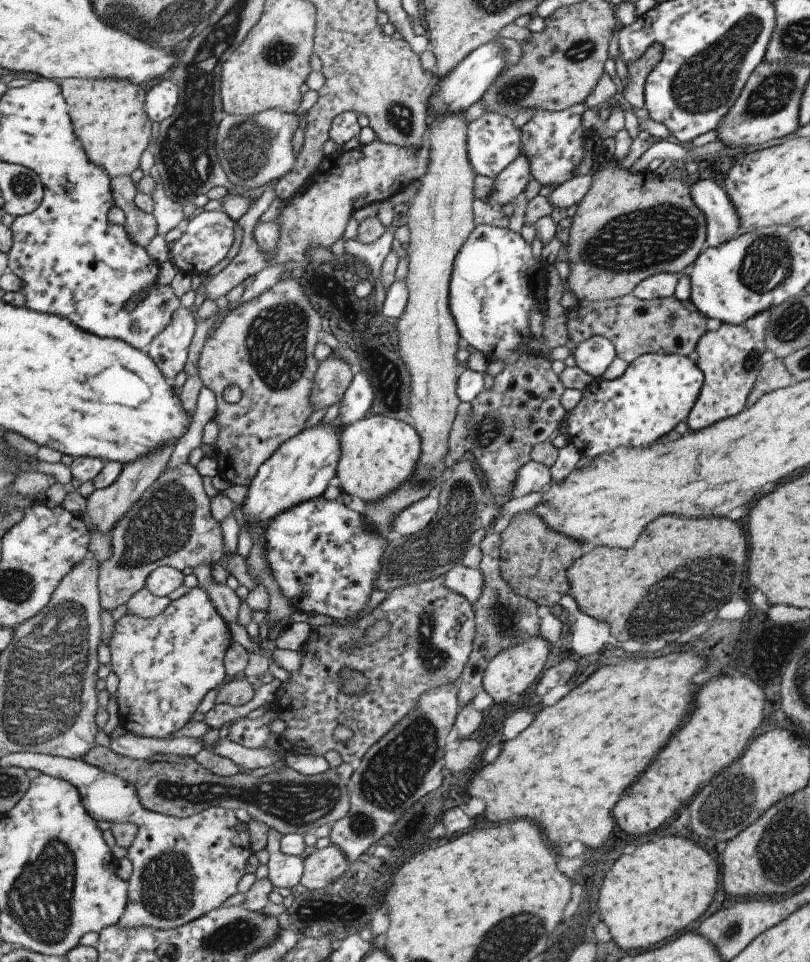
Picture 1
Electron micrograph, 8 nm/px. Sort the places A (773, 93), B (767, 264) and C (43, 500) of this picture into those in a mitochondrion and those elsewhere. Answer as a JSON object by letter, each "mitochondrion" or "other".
{"A":"mitochondrion","B":"mitochondrion","C":"other"}

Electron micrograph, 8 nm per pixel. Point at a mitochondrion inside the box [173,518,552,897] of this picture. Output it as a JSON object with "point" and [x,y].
{"point":[393,778]}

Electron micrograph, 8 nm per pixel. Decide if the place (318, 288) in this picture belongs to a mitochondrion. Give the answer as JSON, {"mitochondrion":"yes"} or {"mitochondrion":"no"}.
{"mitochondrion":"yes"}

